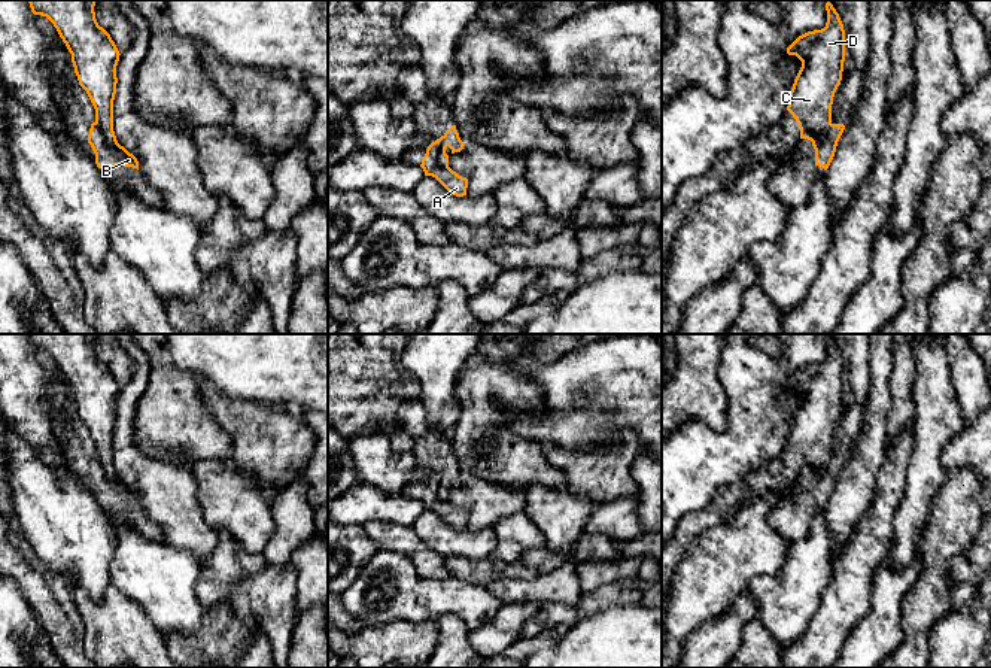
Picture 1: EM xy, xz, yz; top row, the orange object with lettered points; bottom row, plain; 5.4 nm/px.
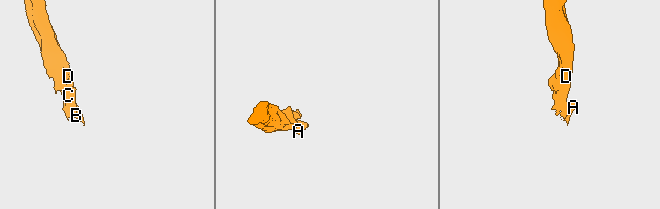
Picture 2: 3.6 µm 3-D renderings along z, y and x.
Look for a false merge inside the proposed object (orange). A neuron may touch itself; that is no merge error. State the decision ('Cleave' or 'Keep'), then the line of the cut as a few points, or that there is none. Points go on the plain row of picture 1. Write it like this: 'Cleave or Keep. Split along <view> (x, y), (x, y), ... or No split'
Cleave. Split along xz (434, 476), (437, 495), (447, 500)

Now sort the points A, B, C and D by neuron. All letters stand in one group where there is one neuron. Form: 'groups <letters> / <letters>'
groups A B / C D

